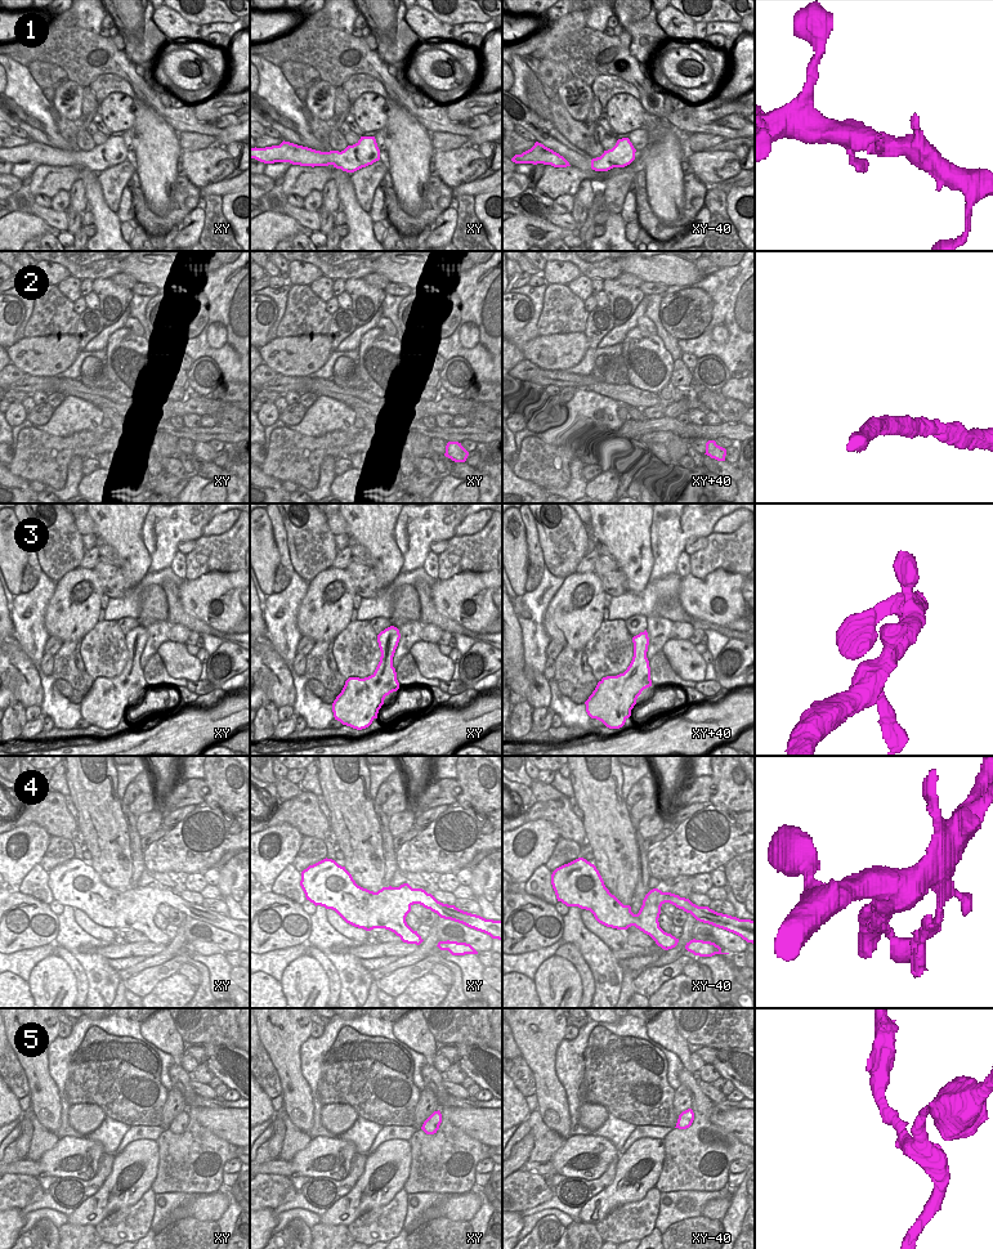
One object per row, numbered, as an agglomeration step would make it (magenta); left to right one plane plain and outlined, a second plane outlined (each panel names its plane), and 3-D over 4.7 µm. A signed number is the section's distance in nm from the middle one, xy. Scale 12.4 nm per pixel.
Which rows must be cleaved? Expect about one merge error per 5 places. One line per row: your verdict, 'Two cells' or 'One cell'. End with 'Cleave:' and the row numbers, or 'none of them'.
1: One cell
2: One cell
3: One cell
4: One cell
5: One cell
Cleave: none of them

